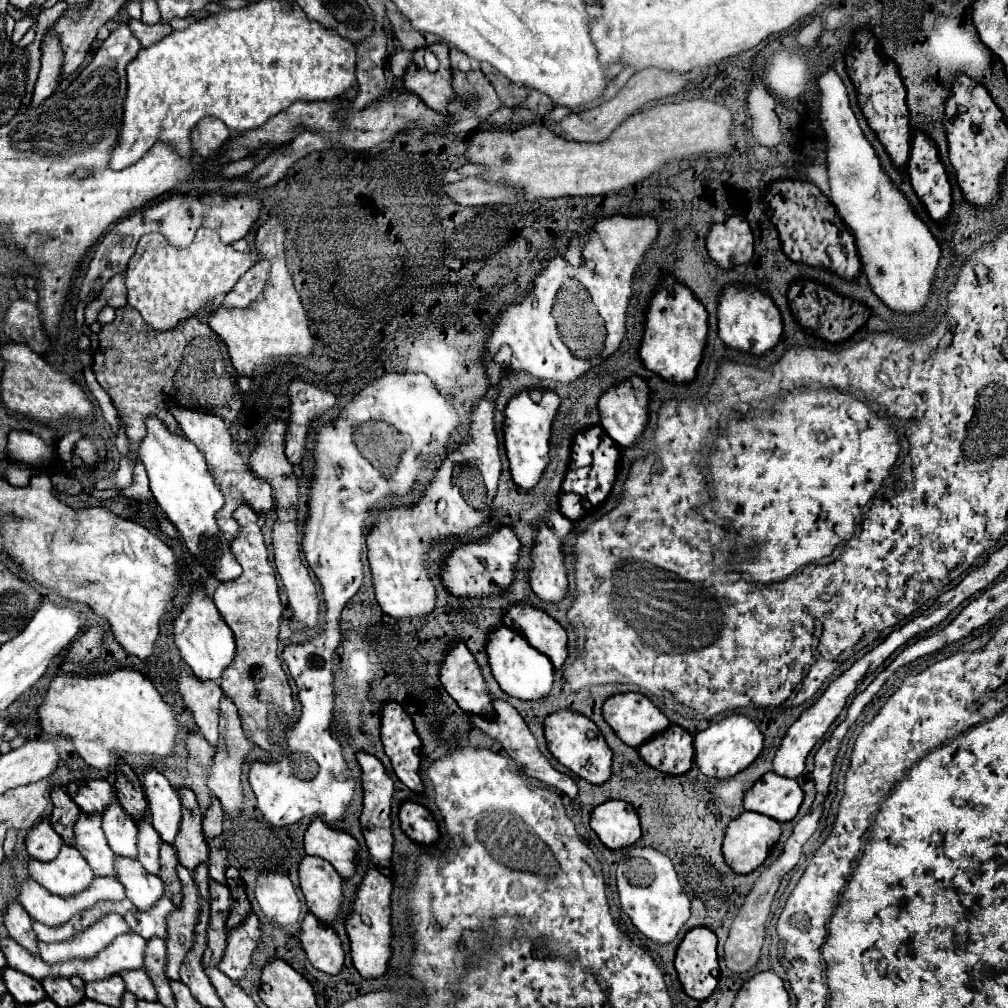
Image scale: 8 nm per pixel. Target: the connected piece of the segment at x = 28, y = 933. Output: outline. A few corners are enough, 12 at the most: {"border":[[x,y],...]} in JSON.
{"border":[[10,902],[4,912],[8,934],[38,954],[32,918]]}

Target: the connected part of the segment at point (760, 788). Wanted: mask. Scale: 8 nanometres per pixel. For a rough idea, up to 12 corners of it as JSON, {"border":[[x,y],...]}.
{"border":[[768,772],[746,792],[744,808],[788,822],[804,792]]}

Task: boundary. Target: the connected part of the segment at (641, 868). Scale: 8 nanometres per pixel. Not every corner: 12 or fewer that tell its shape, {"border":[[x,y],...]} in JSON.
{"border":[[630,846],[618,862],[620,906],[668,944],[690,918],[674,864]]}

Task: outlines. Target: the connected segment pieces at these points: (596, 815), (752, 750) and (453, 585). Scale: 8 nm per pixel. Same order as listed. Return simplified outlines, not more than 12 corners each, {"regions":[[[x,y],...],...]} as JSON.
{"regions":[[[622,800],[598,804],[590,828],[612,850],[640,838],[636,810]],[[746,716],[694,734],[694,764],[730,778],[762,752],[764,736]],[[508,526],[464,542],[442,562],[454,596],[508,590],[520,540]]]}

